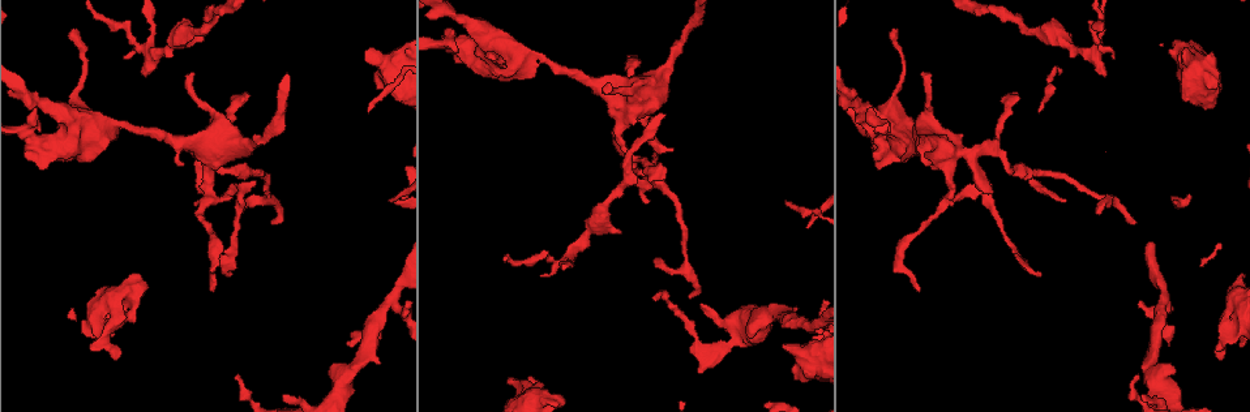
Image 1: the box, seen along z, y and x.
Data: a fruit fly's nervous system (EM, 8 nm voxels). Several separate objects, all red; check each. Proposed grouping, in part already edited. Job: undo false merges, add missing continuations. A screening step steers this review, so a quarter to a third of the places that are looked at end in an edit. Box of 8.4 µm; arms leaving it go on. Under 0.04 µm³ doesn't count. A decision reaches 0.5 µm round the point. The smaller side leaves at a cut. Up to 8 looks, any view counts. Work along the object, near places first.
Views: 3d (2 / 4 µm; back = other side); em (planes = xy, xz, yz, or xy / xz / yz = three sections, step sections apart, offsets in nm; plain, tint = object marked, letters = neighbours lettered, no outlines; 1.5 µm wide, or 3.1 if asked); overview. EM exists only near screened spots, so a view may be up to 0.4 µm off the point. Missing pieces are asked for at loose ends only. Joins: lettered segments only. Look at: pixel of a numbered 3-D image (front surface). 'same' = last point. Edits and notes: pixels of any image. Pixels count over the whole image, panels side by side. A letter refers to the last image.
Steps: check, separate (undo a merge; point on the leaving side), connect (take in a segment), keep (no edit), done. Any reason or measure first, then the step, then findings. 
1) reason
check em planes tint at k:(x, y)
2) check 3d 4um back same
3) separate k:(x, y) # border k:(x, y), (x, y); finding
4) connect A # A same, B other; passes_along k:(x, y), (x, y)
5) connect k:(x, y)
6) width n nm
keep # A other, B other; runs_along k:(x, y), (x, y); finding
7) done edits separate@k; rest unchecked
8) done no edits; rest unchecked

thin end
check 3d 2um at 1:(212, 290)

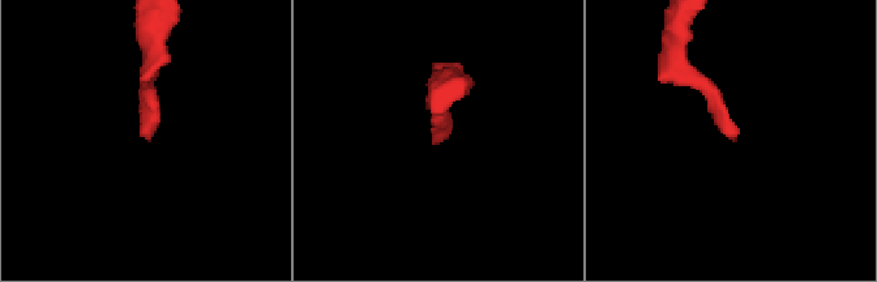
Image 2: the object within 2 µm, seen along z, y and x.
shape alone is not enough
check em planes letters at 2:(150, 140)

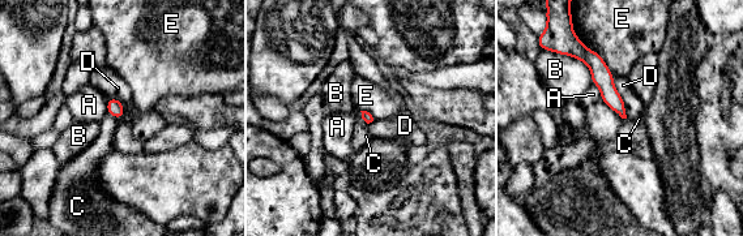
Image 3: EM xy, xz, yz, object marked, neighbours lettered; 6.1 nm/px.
longest_contact E 320 nm
keep # A other, B other, C other, D other, E other; runs_along 3:(581, 51), (600, 69), (622, 112); none of them fits

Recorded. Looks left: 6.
thin end
check em planes letters at 1:(666, 175)

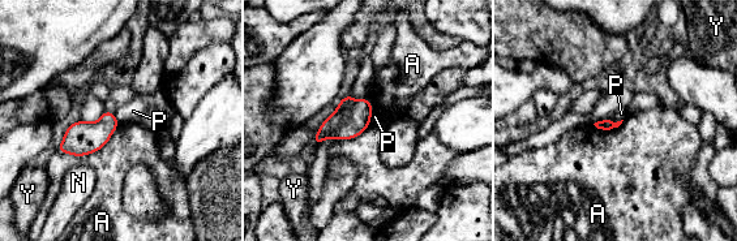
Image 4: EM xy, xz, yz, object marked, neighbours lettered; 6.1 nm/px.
keep # A other, N other, P other, Y other; border 4:(608, 117), (615, 121), (622, 120); no lettered segment goes on from it

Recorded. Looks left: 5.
four arms meet
check em xy step 8 tint at 1:(621, 99)

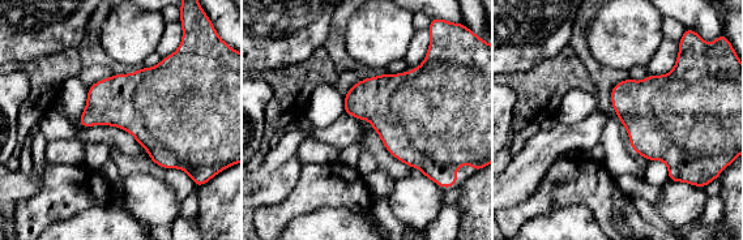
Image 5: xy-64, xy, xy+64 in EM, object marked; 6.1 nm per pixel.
check em yz step 8 letters same

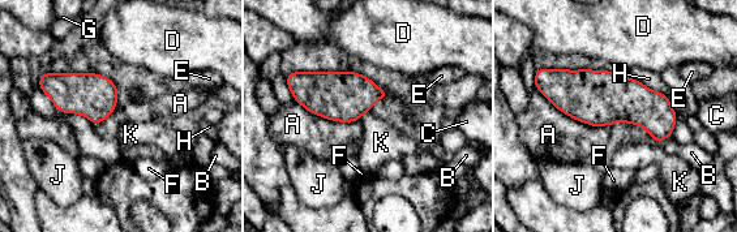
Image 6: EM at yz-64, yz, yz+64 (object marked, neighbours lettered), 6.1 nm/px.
keep # A other, B other, C other, D other, E other, F other, G other, H other, J other, K other; border 6:(539, 91), (574, 119), (609, 128); all the same neuron

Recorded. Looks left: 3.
done no edits; rest unchecked

